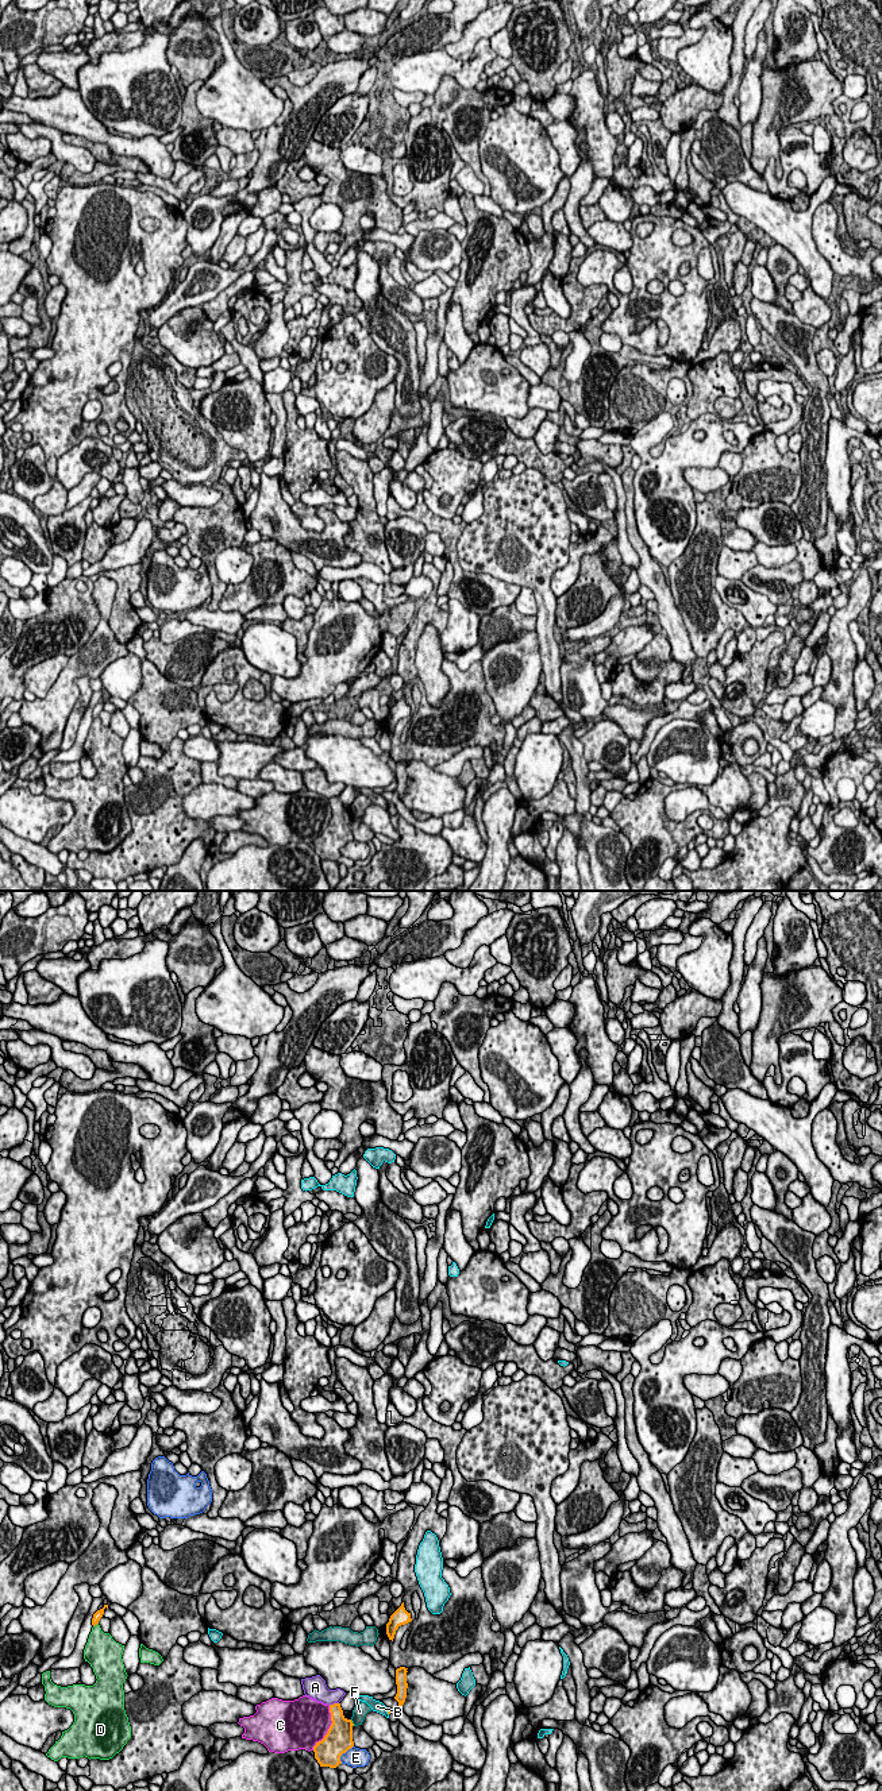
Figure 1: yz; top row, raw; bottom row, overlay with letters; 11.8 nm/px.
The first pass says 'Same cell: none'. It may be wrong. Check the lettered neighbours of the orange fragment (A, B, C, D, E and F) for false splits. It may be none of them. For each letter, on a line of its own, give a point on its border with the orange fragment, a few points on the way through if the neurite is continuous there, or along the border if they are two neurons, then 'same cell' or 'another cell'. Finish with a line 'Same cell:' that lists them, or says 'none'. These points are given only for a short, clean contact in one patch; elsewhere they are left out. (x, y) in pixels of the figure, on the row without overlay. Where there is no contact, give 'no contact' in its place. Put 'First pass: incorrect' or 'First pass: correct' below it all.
A: yz (334, 796) | another cell
B: yz (388, 805) | another cell
C: yz (330, 821) | another cell
D: yz (95, 717) | another cell
E: yz (343, 845) | another cell
F: yz (351, 815) | another cell
Same cell: none
First pass: correct

